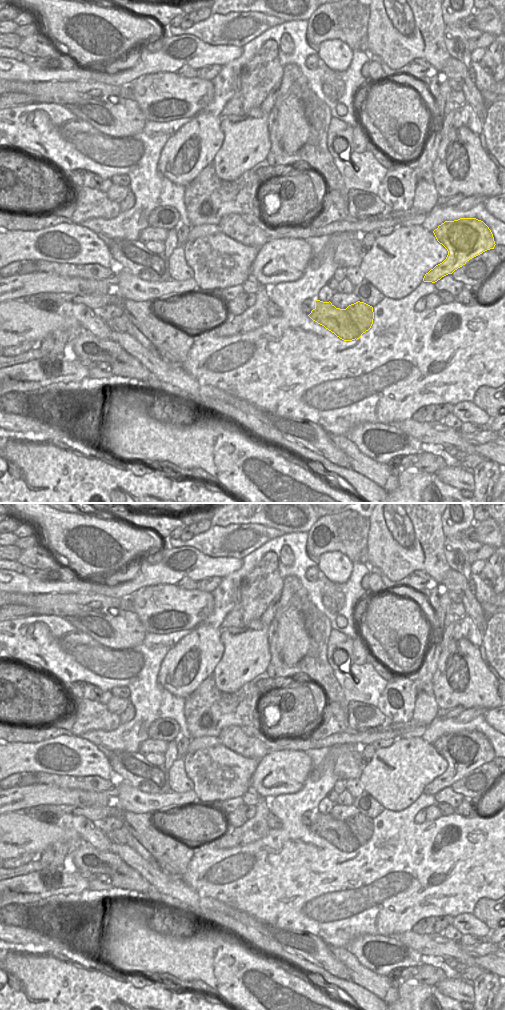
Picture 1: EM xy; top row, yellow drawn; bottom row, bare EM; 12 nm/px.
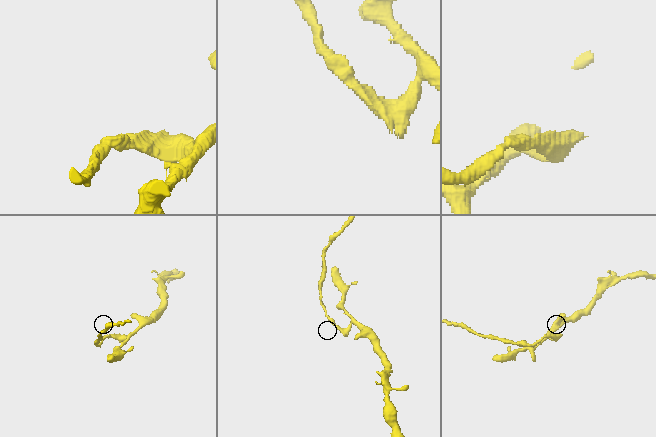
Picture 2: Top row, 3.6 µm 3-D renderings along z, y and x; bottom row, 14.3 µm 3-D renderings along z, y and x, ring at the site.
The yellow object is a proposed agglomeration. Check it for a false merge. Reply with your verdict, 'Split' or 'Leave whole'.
Split

